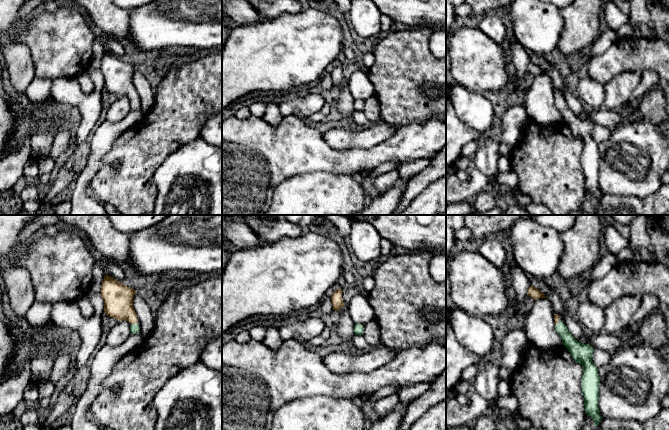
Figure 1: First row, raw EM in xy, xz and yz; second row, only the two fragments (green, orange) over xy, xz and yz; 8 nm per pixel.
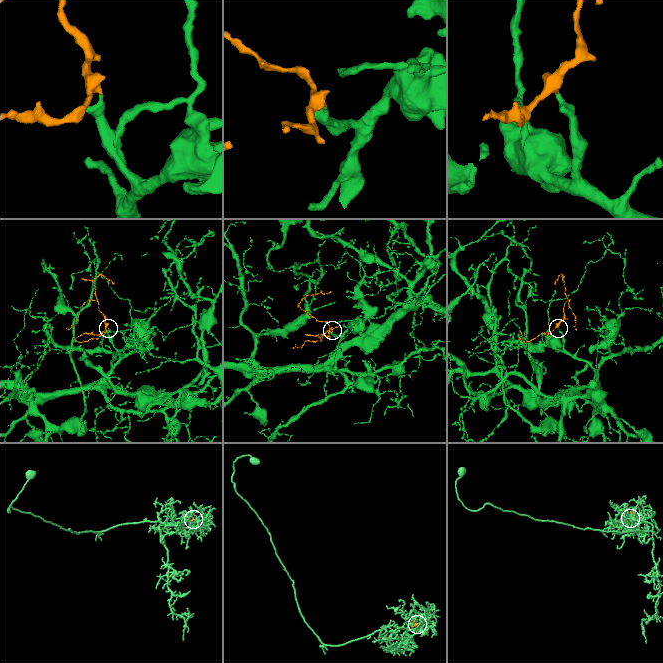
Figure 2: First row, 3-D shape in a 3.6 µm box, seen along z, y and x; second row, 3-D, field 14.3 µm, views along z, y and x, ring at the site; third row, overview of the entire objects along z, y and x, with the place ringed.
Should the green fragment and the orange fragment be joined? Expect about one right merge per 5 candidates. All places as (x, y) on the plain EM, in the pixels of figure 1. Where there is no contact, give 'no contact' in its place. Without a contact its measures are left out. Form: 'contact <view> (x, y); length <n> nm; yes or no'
contact xy (134, 100); length 60 nm; yes

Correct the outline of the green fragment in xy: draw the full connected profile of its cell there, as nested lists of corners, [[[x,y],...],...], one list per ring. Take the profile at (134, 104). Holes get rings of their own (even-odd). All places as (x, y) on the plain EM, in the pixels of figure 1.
[[[107,50],[102,57],[100,68],[104,76],[104,88],[107,92],[115,94],[118,97],[126,96],[130,98],[130,108],[133,110],[140,107],[137,91],[133,84],[135,68],[131,63],[123,61]]]

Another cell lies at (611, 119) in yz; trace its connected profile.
[[[605,108],[593,110],[592,112],[585,111],[585,115],[593,124],[605,126],[610,130],[615,129],[624,121],[637,121],[641,119],[641,115],[636,109],[632,110],[626,117],[622,117],[617,111]]]

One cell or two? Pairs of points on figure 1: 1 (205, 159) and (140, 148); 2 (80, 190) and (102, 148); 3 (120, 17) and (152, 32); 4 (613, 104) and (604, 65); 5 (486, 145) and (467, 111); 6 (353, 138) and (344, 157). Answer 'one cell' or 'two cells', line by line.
1: two cells
2: one cell
3: two cells
4: two cells
5: one cell
6: two cells

